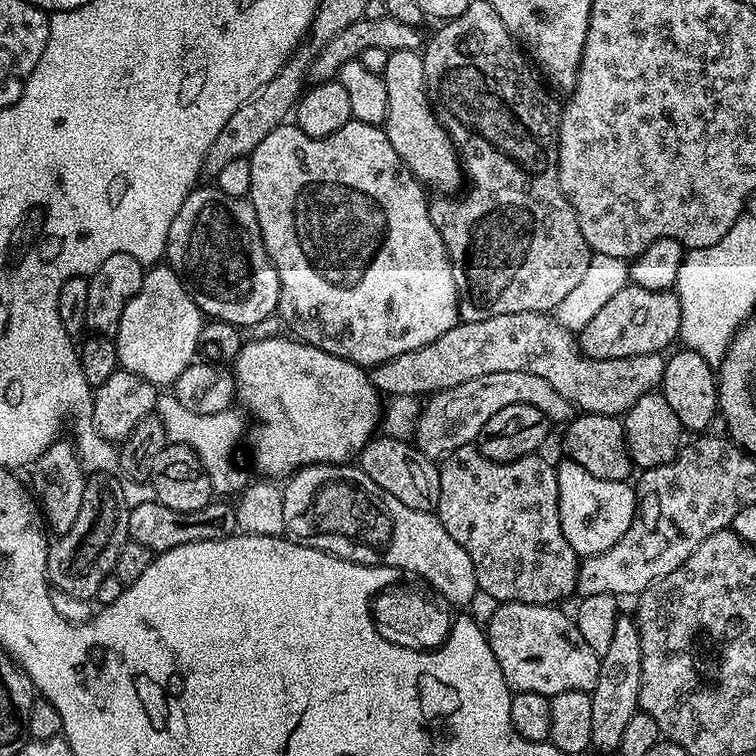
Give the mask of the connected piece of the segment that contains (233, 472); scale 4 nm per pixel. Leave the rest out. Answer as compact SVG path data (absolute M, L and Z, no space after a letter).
M162 394L157 397L155 413L163 423L169 443L186 445L187 448L198 454L198 458L210 478L212 491L218 496L220 494L237 495L250 482L247 472L233 459L240 438L243 434L245 437L246 434L244 418L237 410L239 409L231 408L220 411L218 414L202 415L195 413L194 410L187 410L174 394L168 394L168 396Z

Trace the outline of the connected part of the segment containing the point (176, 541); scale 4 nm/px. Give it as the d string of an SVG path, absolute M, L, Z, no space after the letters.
M159 500L142 502L128 510L128 535L131 540L146 546L153 554L166 550L174 550L174 546L186 546L186 542L206 542L207 540L221 540L233 535L237 531L236 509L230 503L207 504L202 510L193 512L179 512L170 510L170 506Z

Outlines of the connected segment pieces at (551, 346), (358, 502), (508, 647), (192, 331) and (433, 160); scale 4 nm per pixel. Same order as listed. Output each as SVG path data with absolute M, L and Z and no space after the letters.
M519 312L518 314L498 314L494 318L486 318L486 322L458 322L442 338L422 346L418 350L410 350L406 354L398 354L398 358L390 358L386 362L375 365L370 375L372 384L385 397L410 395L413 398L427 398L434 392L458 386L462 382L470 382L470 378L478 378L482 374L498 374L502 370L522 370L530 374L538 374L538 378L546 378L554 390L579 409L581 413L593 412L607 416L623 417L624 413L648 392L657 391L664 383L665 357L661 353L638 354L634 358L606 358L595 360L585 356L580 350L577 337L566 326L556 320L555 315L542 312Z
M310 464L287 477L282 489L286 532L291 539L355 564L381 564L397 570L405 568L421 576L429 584L429 589L435 590L452 606L466 606L470 598L474 598L478 590L474 562L470 562L470 554L466 554L466 550L462 550L462 546L458 546L458 542L446 534L446 526L442 526L440 517L422 510L410 510L410 506L398 502L394 494L386 494L382 486L366 478L359 466Z
M511 602L501 603L498 610L494 610L494 618L490 618L490 622L486 625L486 635L488 637L488 645L490 650L494 650L494 658L498 658L498 666L502 666L502 678L506 678L508 687L513 693L517 692L533 692L534 694L542 694L549 698L569 692L570 690L578 690L579 692L591 693L592 687L598 682L600 677L600 656L594 650L590 650L588 643L582 639L582 634L578 634L578 626L575 619L571 615L568 616L564 612L559 612L559 607L549 606L547 604L513 604Z
M164 262L149 267L144 273L142 290L138 290L138 294L126 302L126 310L122 310L122 322L114 333L119 367L157 386L175 385L182 370L189 368L197 359L205 323L204 313L176 271Z
M417 50L389 52L382 75L386 82L386 118L382 127L386 138L390 138L390 146L398 150L398 158L402 158L421 185L437 188L440 194L452 194L448 192L454 191L460 180L462 184L460 153L428 103L423 55Z

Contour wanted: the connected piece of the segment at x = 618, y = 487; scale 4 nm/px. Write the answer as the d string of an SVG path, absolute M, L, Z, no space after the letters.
M567 458L561 459L556 464L556 473L558 474L558 514L562 522L562 534L566 534L566 542L574 546L576 555L583 558L585 556L597 556L630 526L636 517L636 490L631 483L622 480L607 480L606 478L594 478L590 470L582 470L578 462Z

